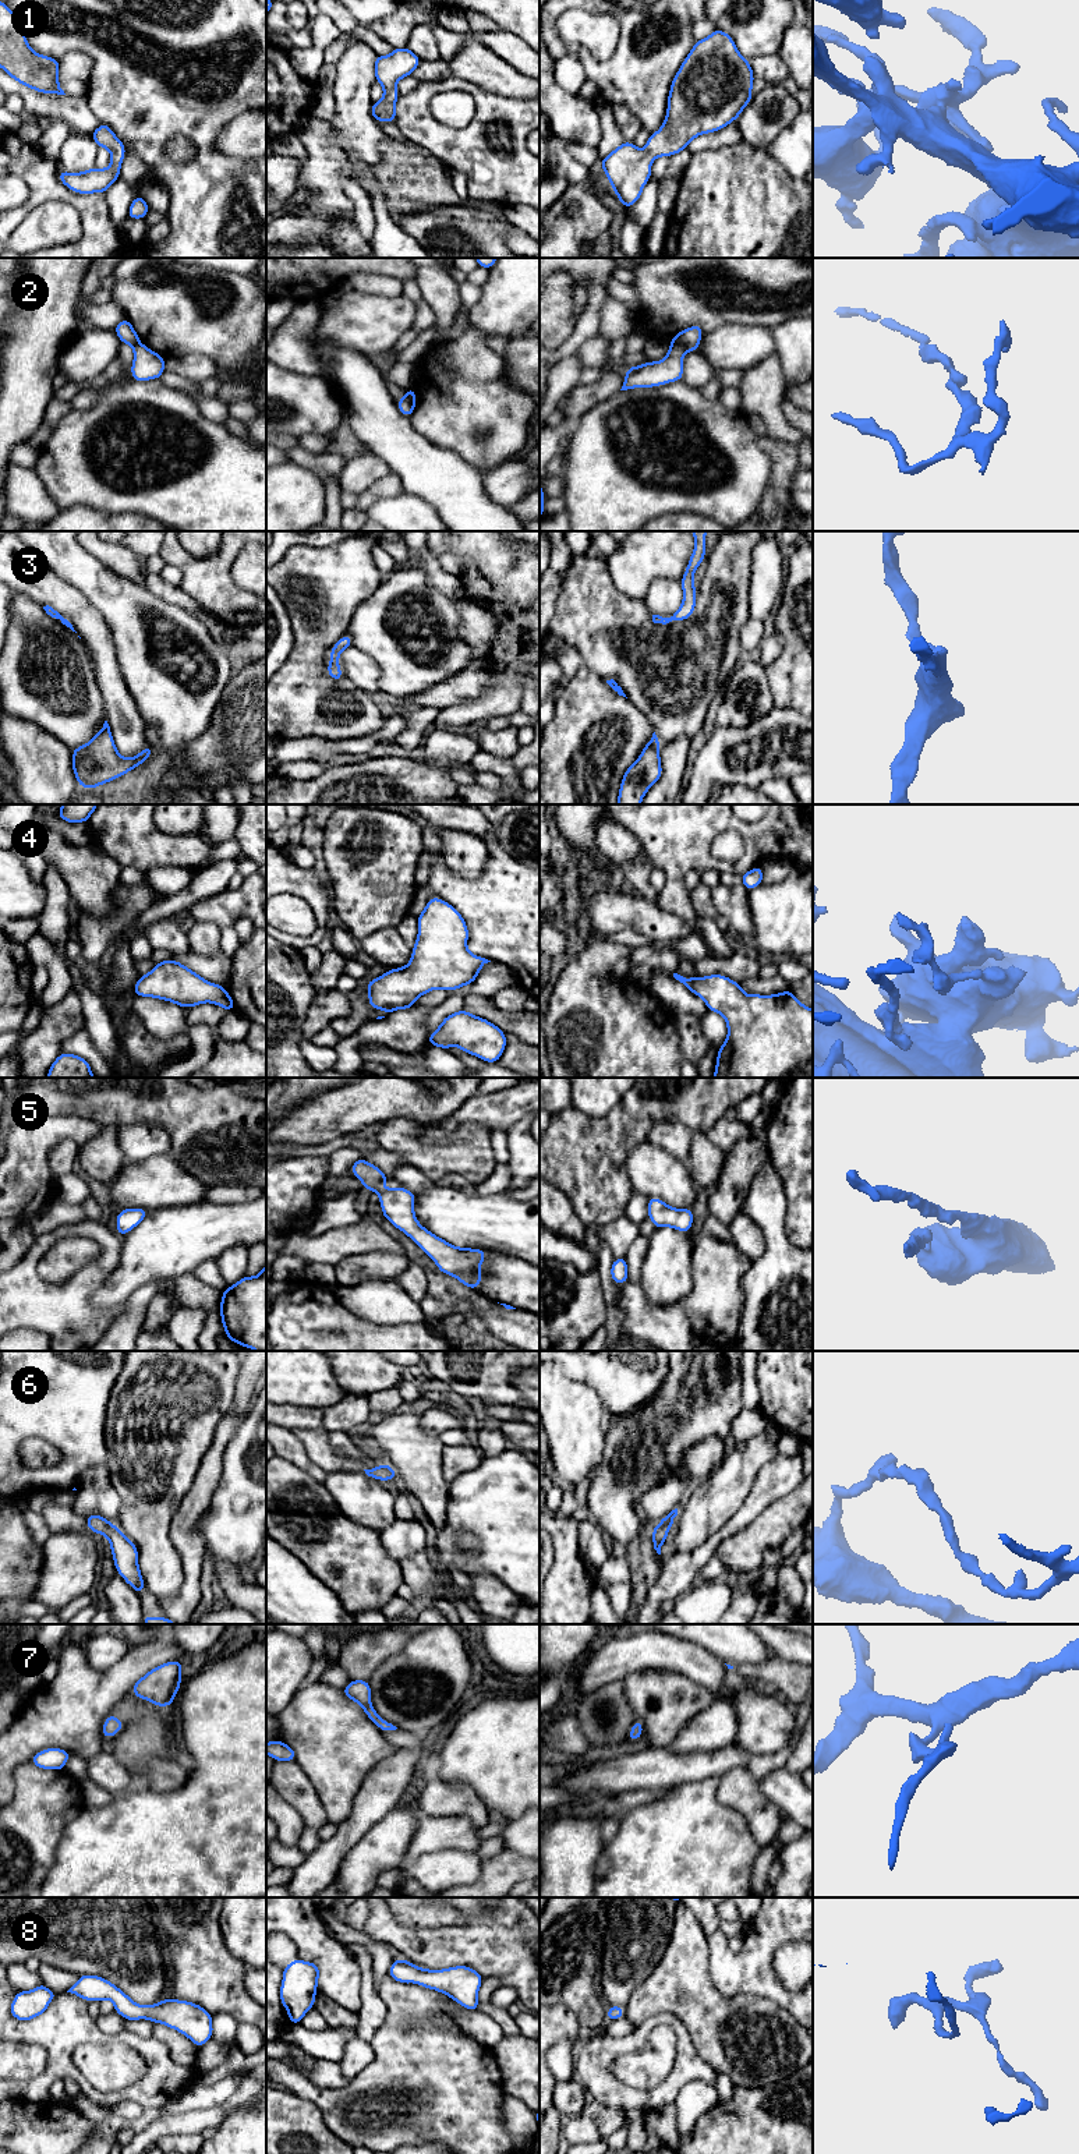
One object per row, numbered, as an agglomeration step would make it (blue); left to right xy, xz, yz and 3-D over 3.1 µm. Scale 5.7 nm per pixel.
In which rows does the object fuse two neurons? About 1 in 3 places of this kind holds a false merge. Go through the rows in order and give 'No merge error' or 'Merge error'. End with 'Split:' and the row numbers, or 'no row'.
1: No merge error
2: Merge error
3: No merge error
4: No merge error
5: No merge error
6: No merge error
7: No merge error
8: No merge error
Split: 2

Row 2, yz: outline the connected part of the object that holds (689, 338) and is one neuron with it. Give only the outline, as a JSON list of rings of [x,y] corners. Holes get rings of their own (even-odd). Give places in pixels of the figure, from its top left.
[[[700,325],[690,326],[676,333],[671,343],[682,344],[687,351],[697,351],[701,340],[703,329]]]

